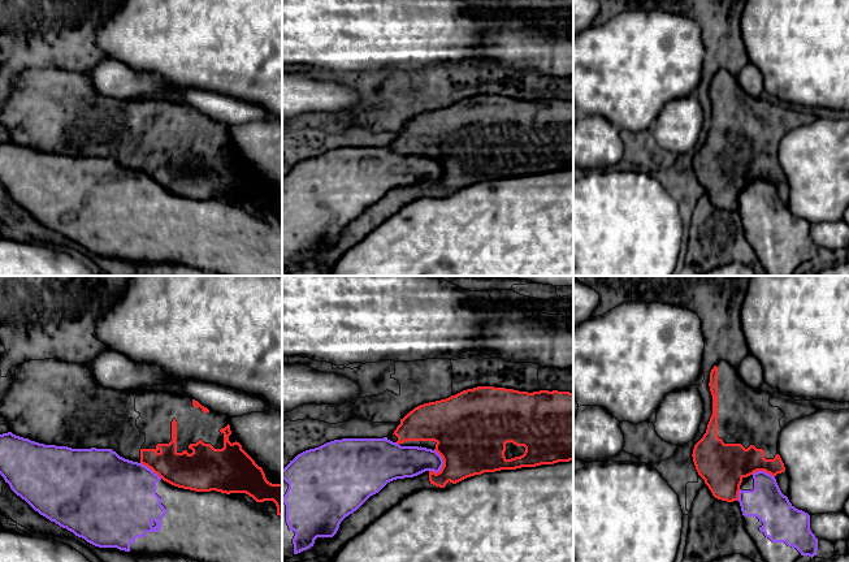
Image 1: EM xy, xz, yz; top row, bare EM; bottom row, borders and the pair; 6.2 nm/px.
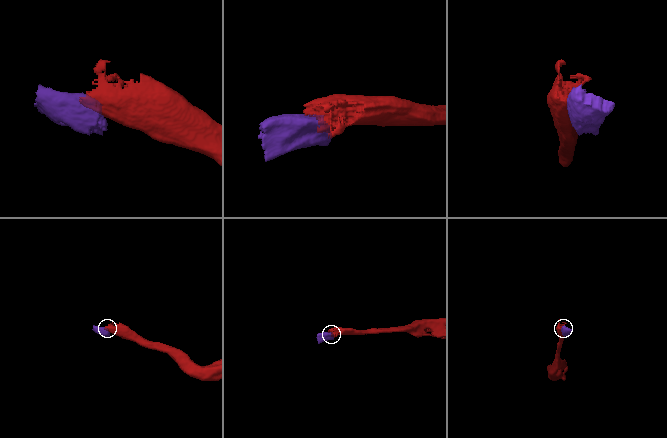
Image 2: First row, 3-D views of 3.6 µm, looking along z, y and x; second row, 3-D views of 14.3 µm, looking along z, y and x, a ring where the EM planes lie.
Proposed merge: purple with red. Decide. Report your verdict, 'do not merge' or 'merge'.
do not merge

